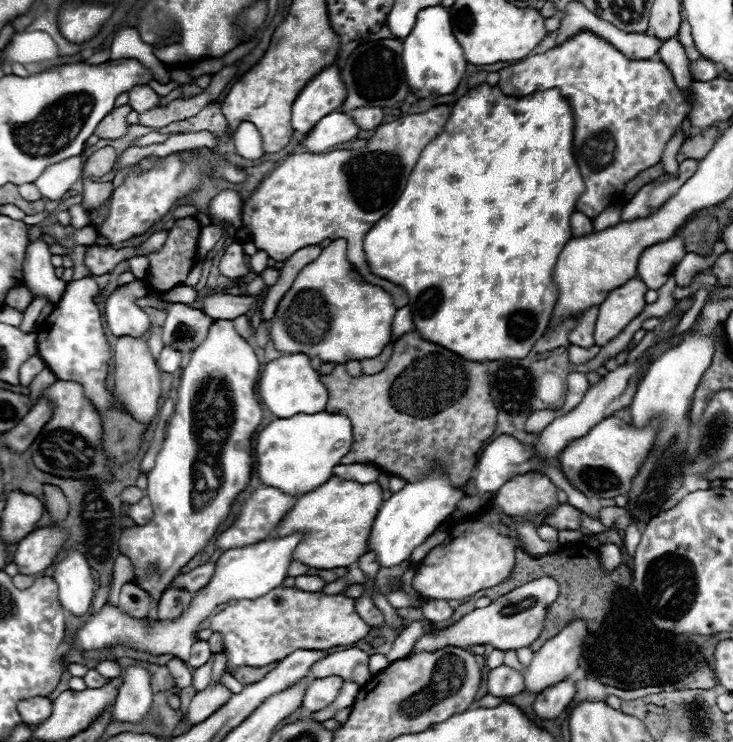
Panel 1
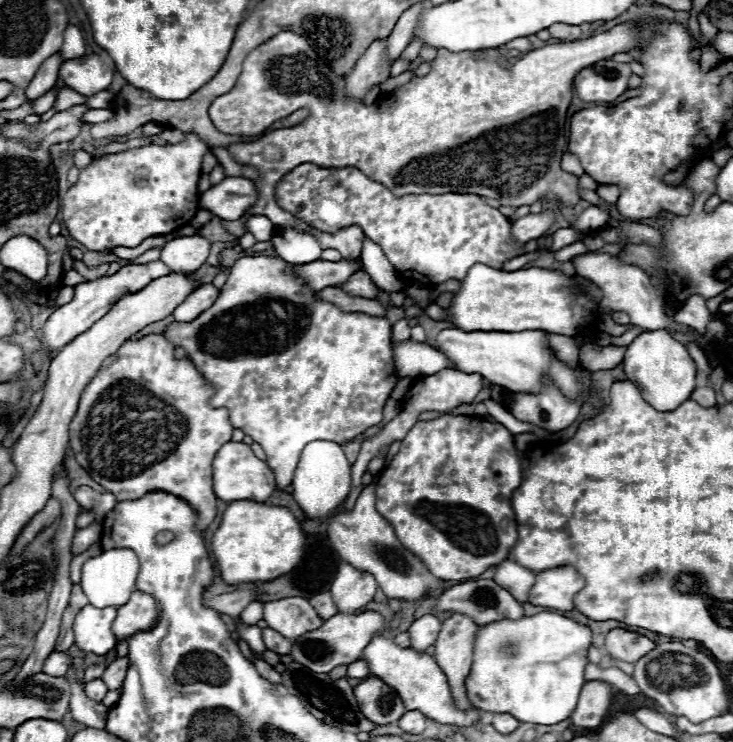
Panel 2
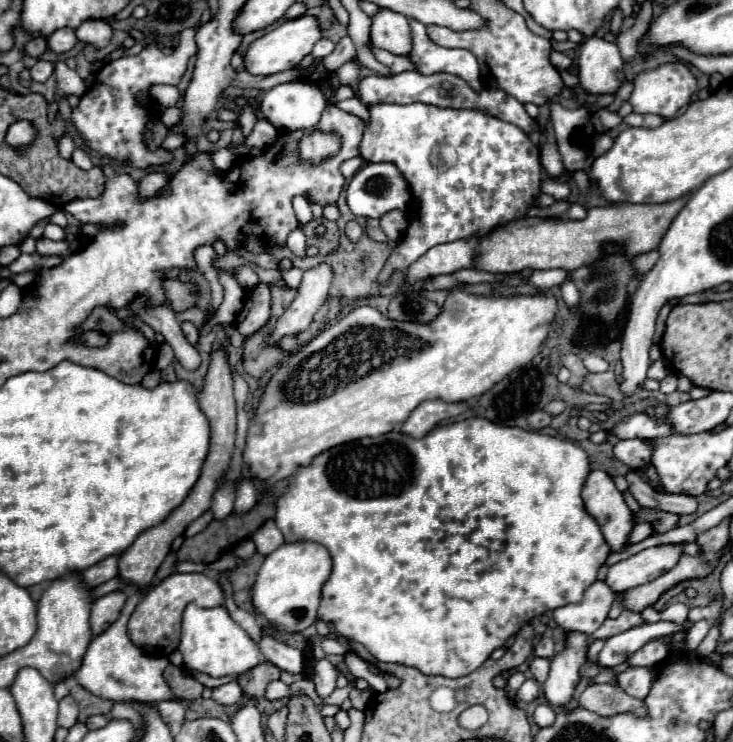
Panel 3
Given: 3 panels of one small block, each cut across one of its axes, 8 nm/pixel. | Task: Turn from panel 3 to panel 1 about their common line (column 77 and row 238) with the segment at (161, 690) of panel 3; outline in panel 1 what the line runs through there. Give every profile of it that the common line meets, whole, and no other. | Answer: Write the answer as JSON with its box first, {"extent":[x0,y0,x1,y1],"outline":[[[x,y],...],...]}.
{"extent":[638,236,686,290],"outline":[[[672,236],[666,242],[658,242],[650,248],[646,248],[638,262],[638,276],[640,280],[652,288],[658,290],[670,276],[670,272],[676,268],[676,264],[684,258],[686,248],[680,236]]]}

